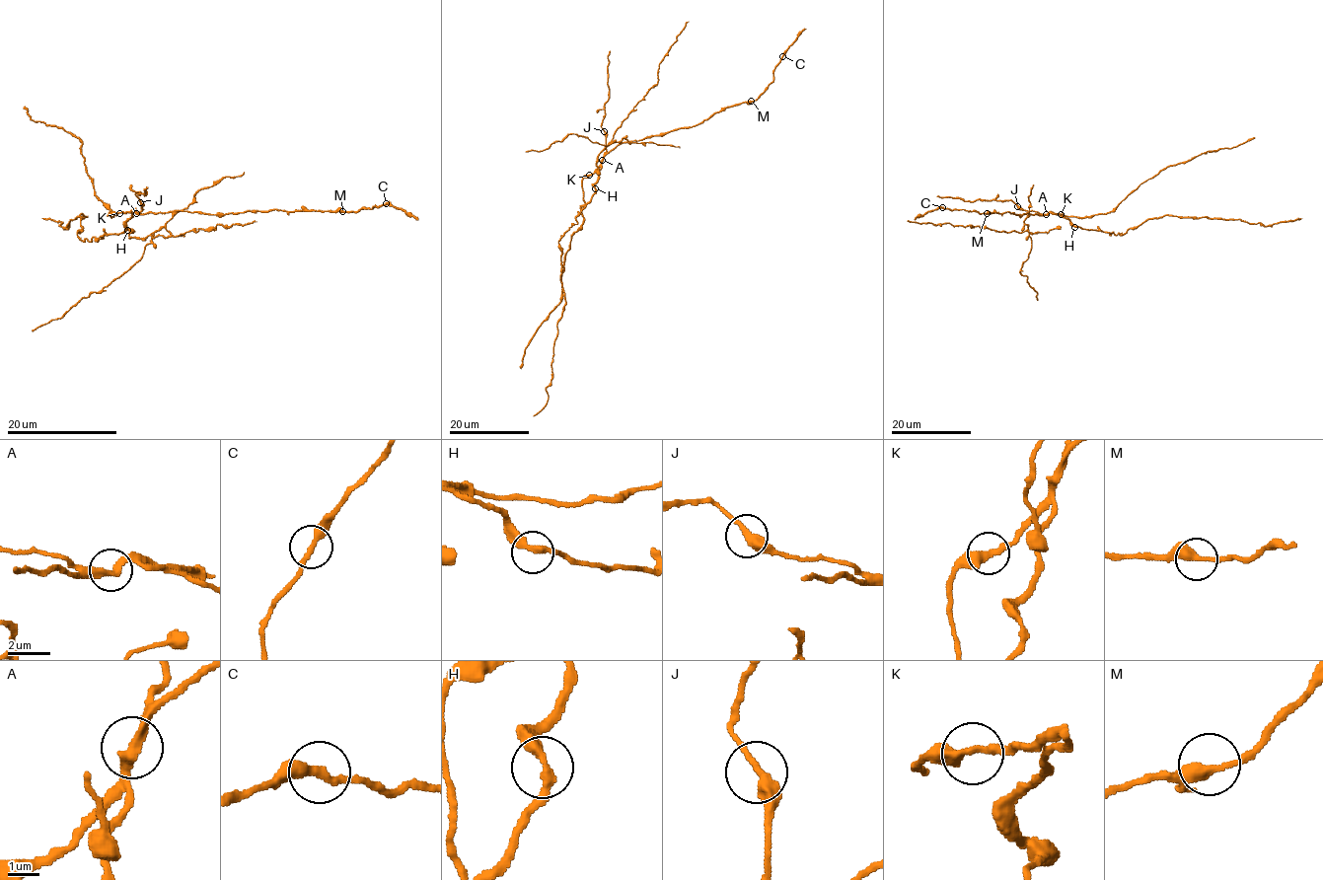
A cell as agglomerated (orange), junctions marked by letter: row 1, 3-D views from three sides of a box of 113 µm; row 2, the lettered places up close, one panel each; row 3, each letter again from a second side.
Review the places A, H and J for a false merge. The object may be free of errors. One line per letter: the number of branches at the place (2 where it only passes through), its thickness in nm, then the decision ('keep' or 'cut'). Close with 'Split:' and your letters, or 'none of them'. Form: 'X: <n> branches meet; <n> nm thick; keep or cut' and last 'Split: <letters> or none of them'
A: 2 branches meet; 320 nm thick; cut
H: 2 branches meet; 320 nm thick; keep
J: 2 branches meet; 320 nm thick; keep
Split: A

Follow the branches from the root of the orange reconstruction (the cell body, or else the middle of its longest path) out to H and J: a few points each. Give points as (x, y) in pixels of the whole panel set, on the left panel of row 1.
H: (131, 216), (126, 221), (127, 230)
J: (131, 216), (134, 210), (137, 213), (142, 209), (140, 202)

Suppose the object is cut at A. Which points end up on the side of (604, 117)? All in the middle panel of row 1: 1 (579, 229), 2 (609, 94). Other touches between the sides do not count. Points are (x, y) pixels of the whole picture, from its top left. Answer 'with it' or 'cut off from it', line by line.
1: cut off from it
2: with it

